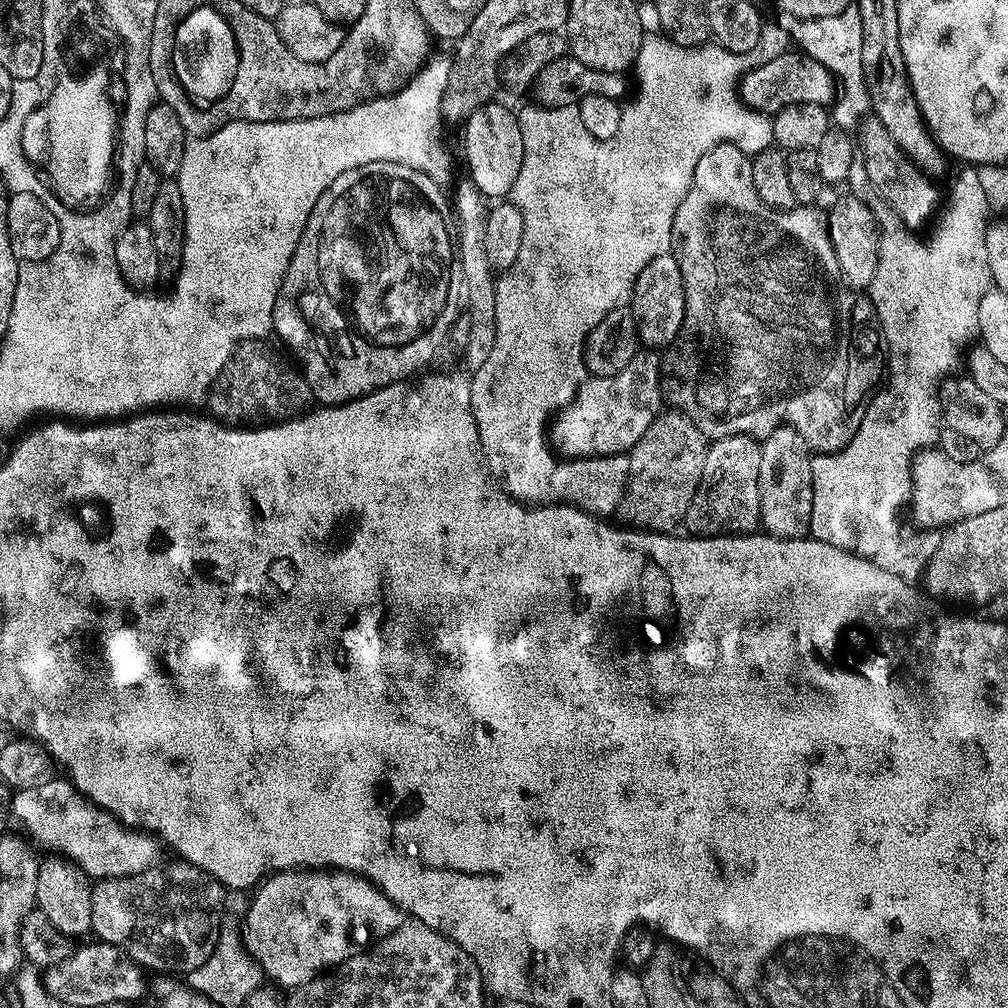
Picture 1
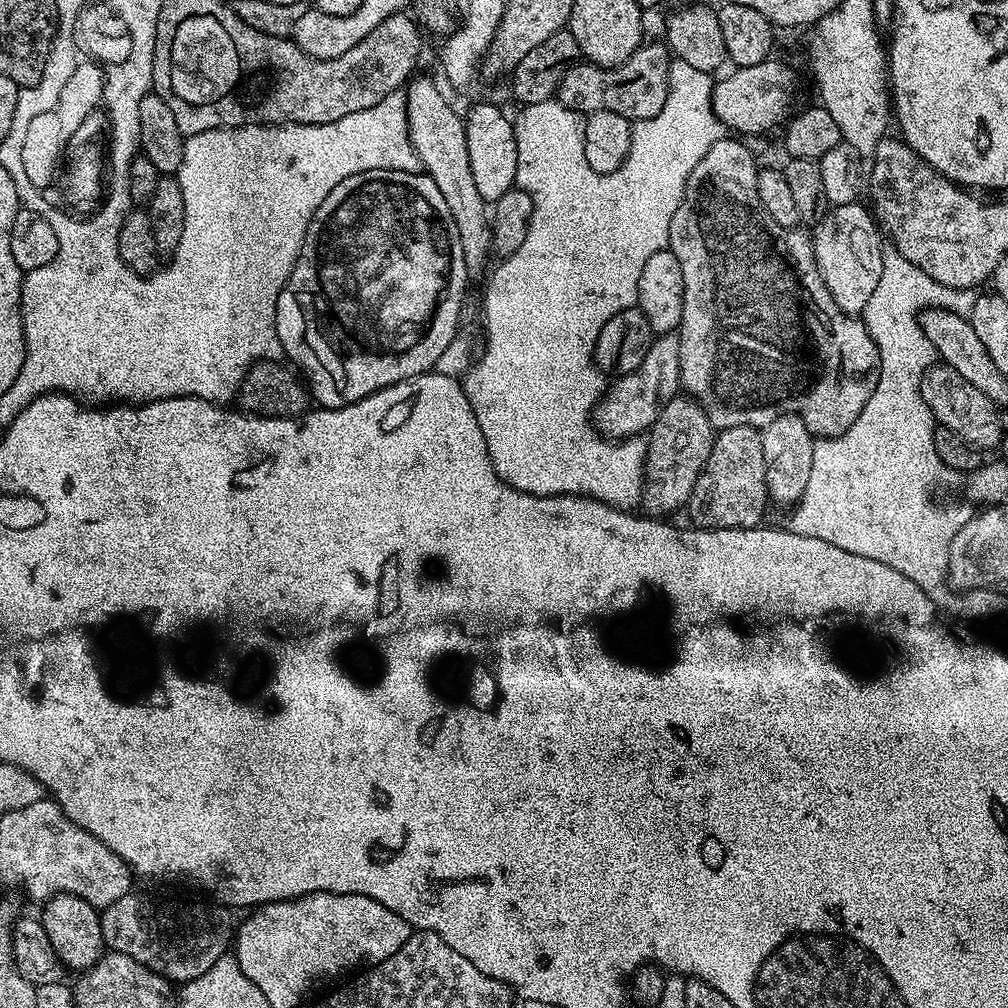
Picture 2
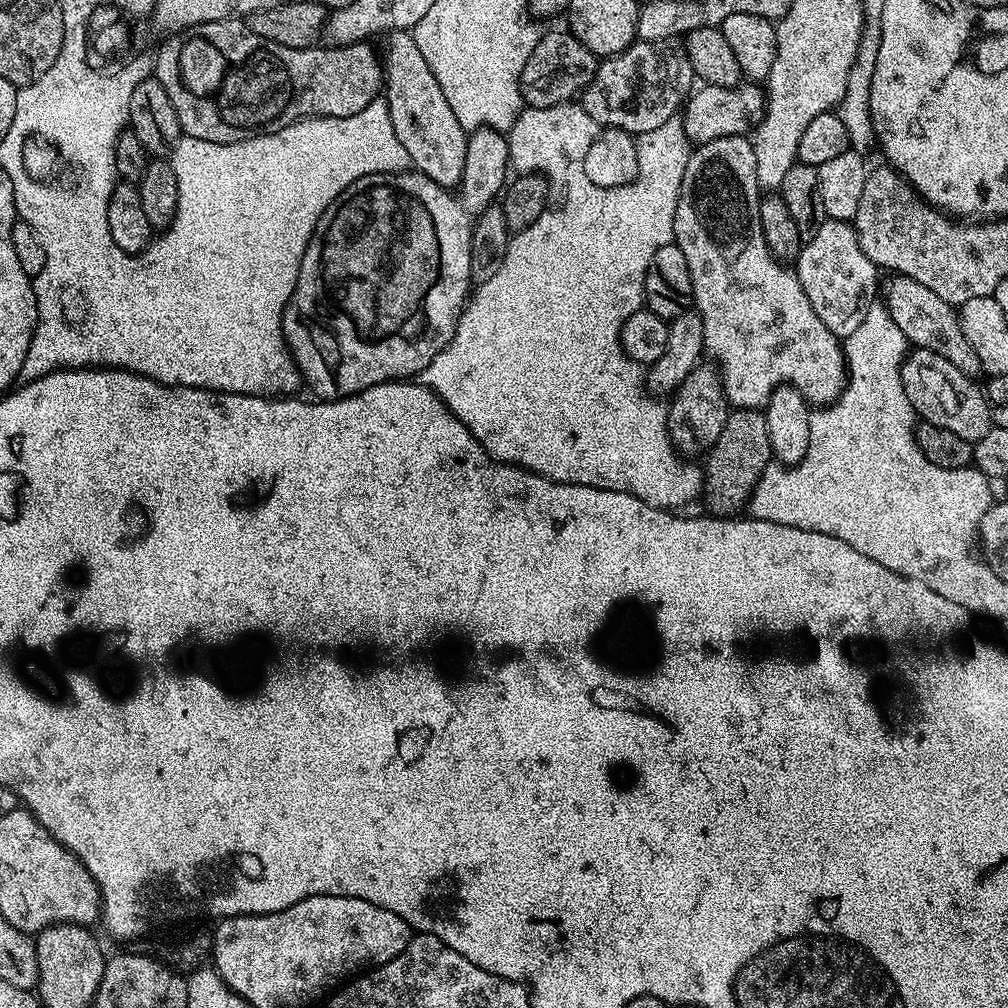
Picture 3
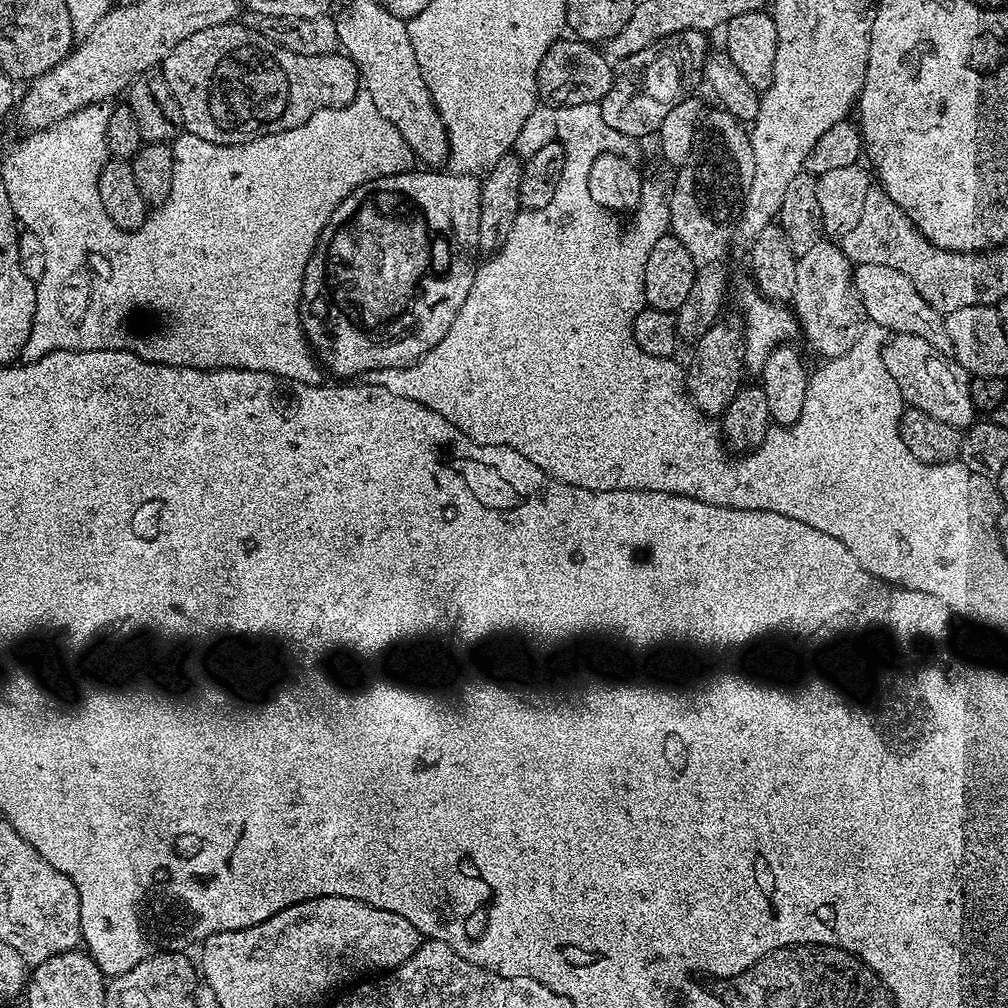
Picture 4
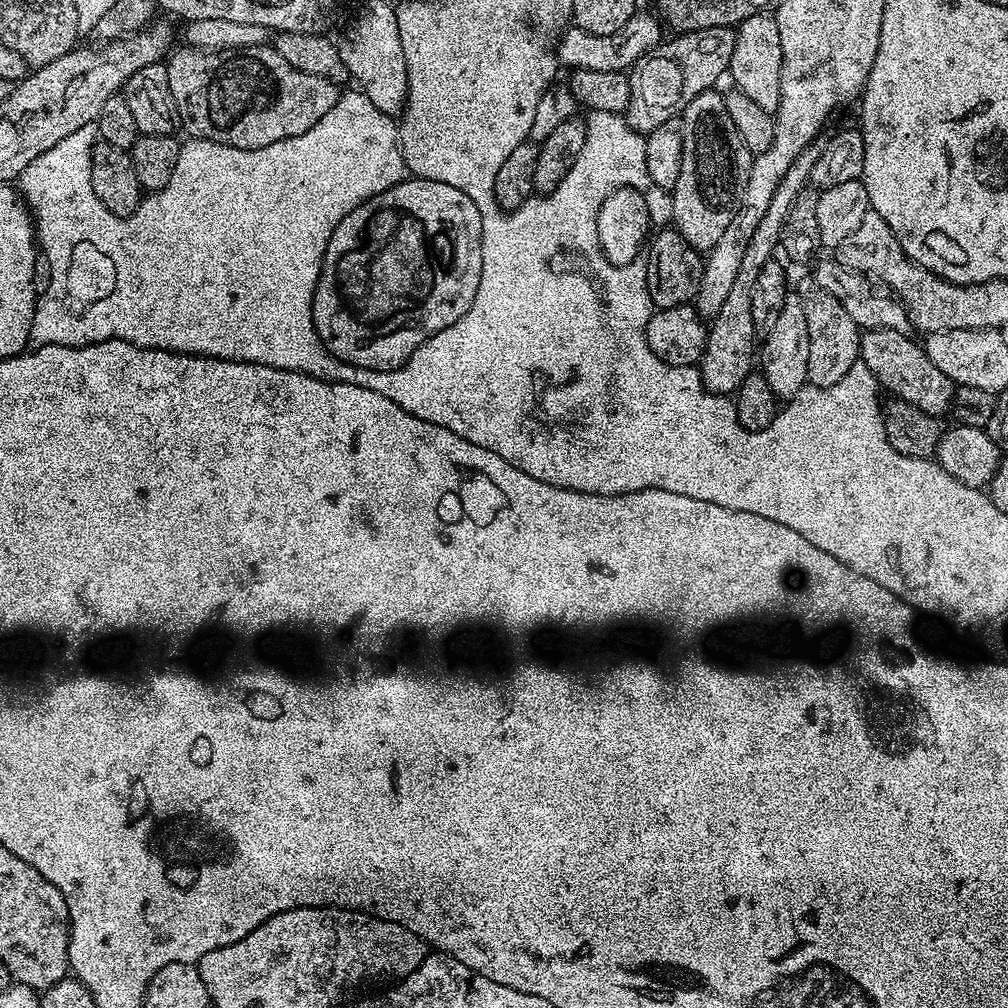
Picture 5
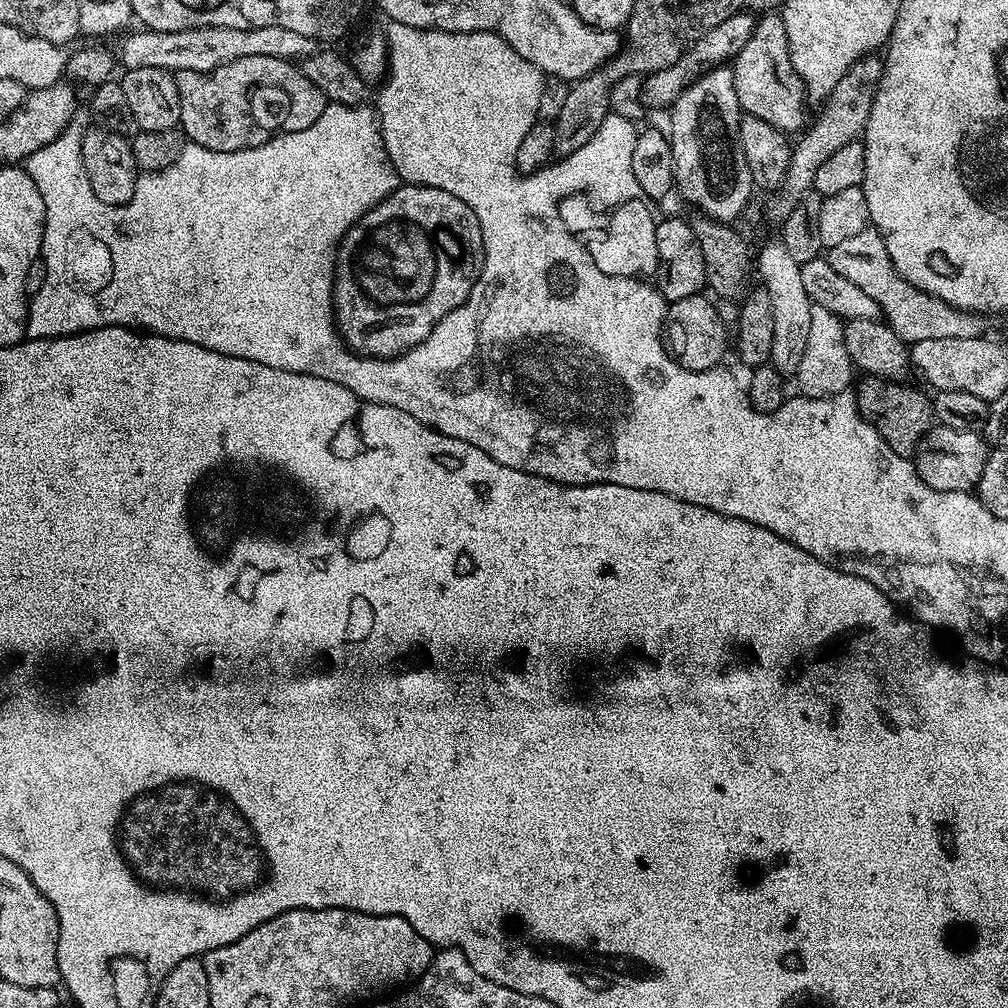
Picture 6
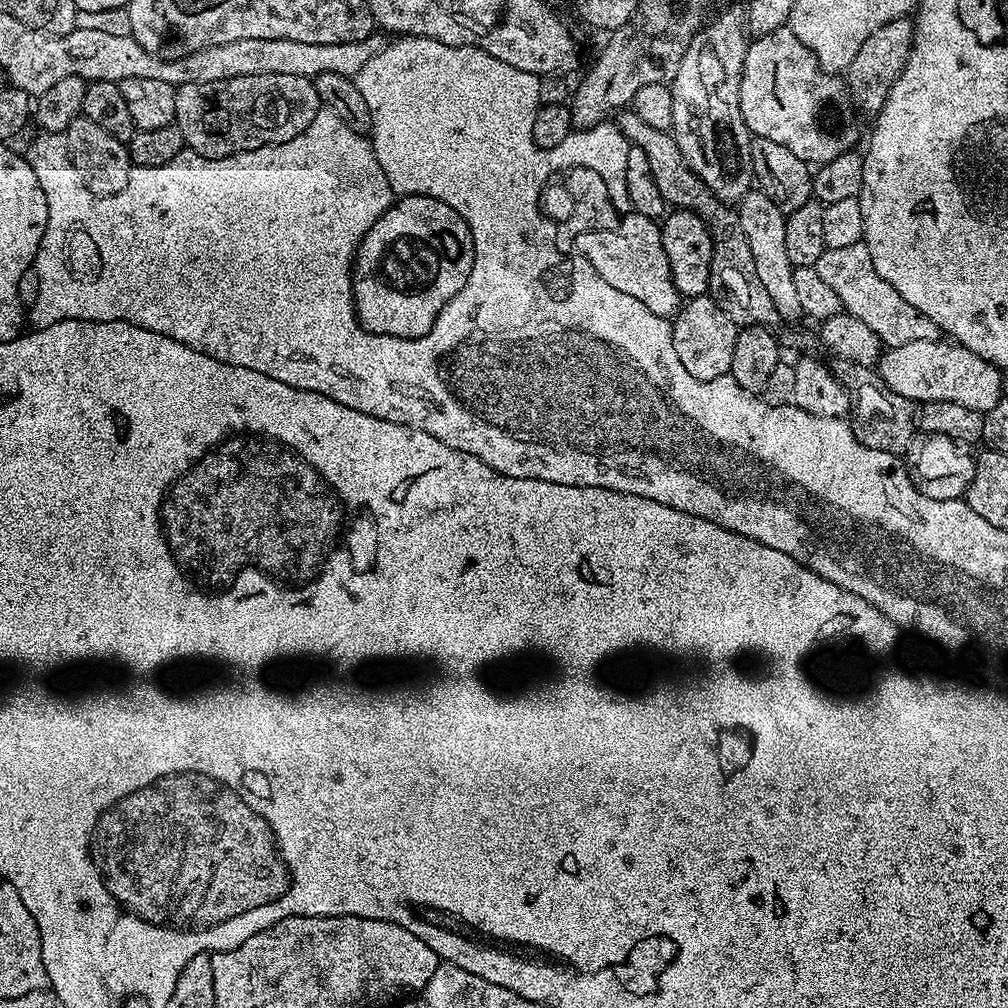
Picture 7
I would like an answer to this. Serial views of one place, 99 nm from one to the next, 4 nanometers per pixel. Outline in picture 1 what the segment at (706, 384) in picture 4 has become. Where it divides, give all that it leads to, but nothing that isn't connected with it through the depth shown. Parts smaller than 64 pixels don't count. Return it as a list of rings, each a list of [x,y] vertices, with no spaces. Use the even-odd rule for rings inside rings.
[[[668,410],[657,416],[626,454],[628,480],[616,511],[619,521],[639,531],[673,533],[683,523],[701,481],[707,445],[705,436],[682,412]]]

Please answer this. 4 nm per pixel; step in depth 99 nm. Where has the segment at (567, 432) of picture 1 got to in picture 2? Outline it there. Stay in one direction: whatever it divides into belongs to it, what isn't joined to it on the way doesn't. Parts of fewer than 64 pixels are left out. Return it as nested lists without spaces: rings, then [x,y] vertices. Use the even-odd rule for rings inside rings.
[[[660,334],[653,339],[650,351],[638,370],[623,373],[620,380],[611,381],[601,401],[594,409],[594,423],[602,436],[627,438],[647,433],[661,410],[681,391],[680,337],[676,334]]]

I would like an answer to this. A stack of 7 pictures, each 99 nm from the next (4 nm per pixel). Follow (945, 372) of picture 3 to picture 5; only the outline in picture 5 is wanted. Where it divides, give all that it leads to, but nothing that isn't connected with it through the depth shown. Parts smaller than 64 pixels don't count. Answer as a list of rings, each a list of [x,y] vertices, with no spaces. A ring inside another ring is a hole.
[[[870,328],[860,338],[860,360],[874,374],[881,389],[891,394],[897,400],[913,403],[926,414],[940,418],[952,407],[954,385],[934,362],[924,353],[919,343],[912,341],[913,337],[907,332],[890,330],[889,328]]]

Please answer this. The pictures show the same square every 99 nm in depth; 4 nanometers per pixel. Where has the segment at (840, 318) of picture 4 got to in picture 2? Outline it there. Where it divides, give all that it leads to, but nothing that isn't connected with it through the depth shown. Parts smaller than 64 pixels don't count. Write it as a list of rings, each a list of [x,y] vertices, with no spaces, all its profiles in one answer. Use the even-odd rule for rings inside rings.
[[[863,203],[837,204],[825,211],[820,223],[815,225],[812,236],[812,249],[816,255],[816,265],[822,274],[824,284],[830,290],[837,308],[841,308],[848,316],[859,317],[864,311],[866,302],[870,302],[870,294],[878,287],[878,278],[882,278],[885,249],[880,248],[882,232],[878,227],[873,213]]]

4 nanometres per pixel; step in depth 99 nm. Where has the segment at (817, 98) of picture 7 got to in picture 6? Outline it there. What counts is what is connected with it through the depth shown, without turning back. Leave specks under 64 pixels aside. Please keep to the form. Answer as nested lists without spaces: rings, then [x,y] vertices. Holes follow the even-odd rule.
[[[761,15],[756,21],[754,34],[750,34],[750,42],[742,46],[730,67],[738,102],[747,115],[762,118],[762,122],[770,122],[770,126],[785,134],[799,133],[805,127],[806,93],[804,83],[798,78],[790,60],[790,46],[786,42],[783,15]]]

